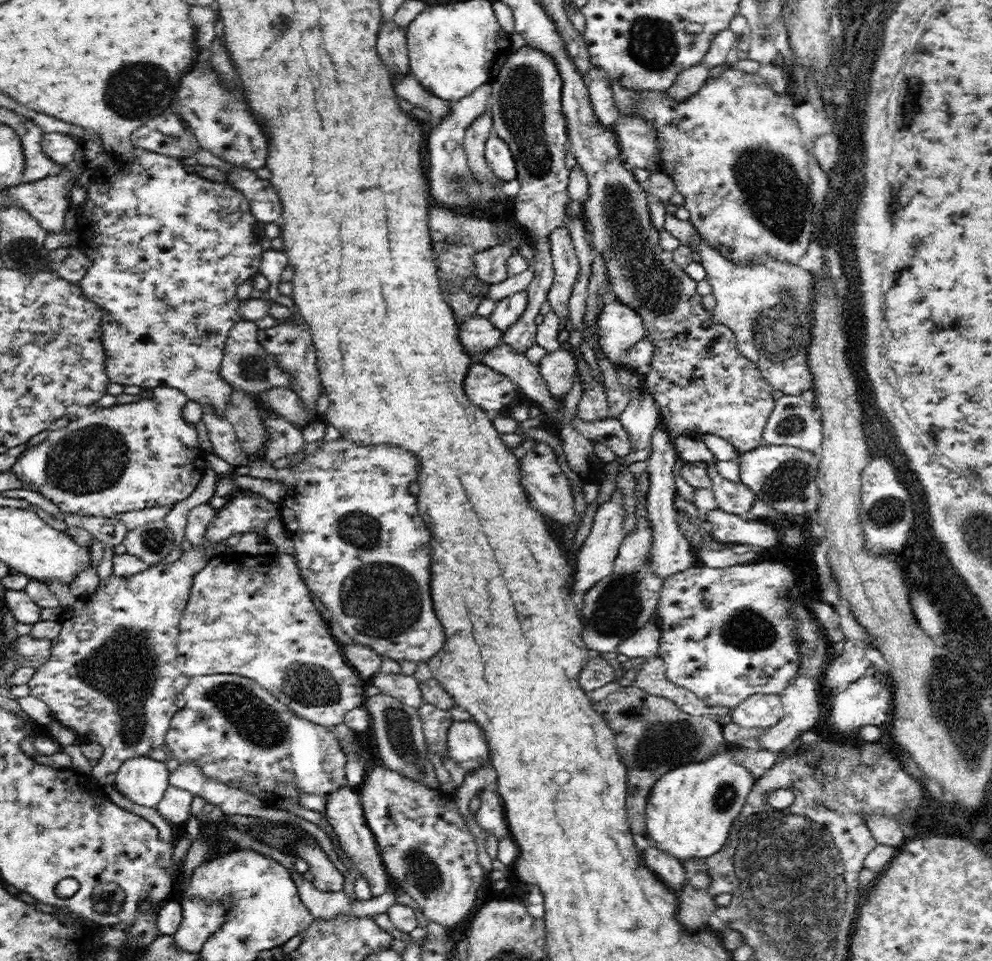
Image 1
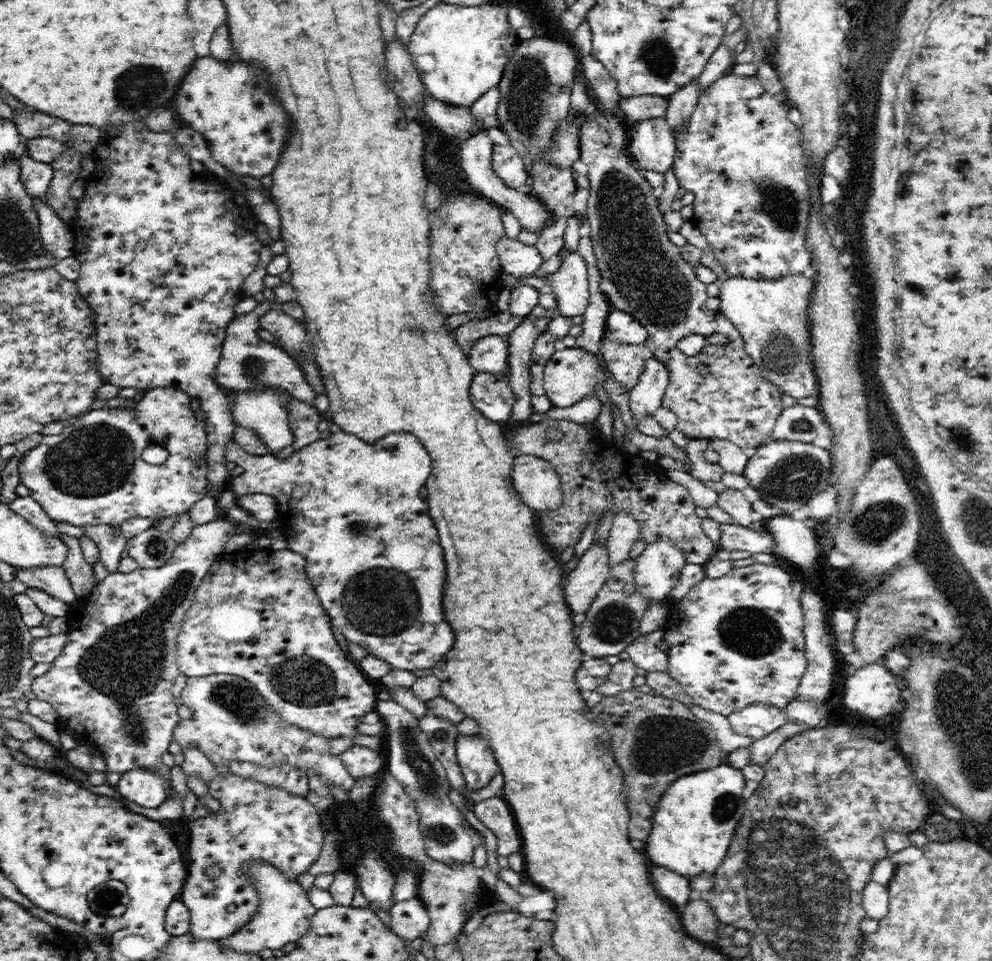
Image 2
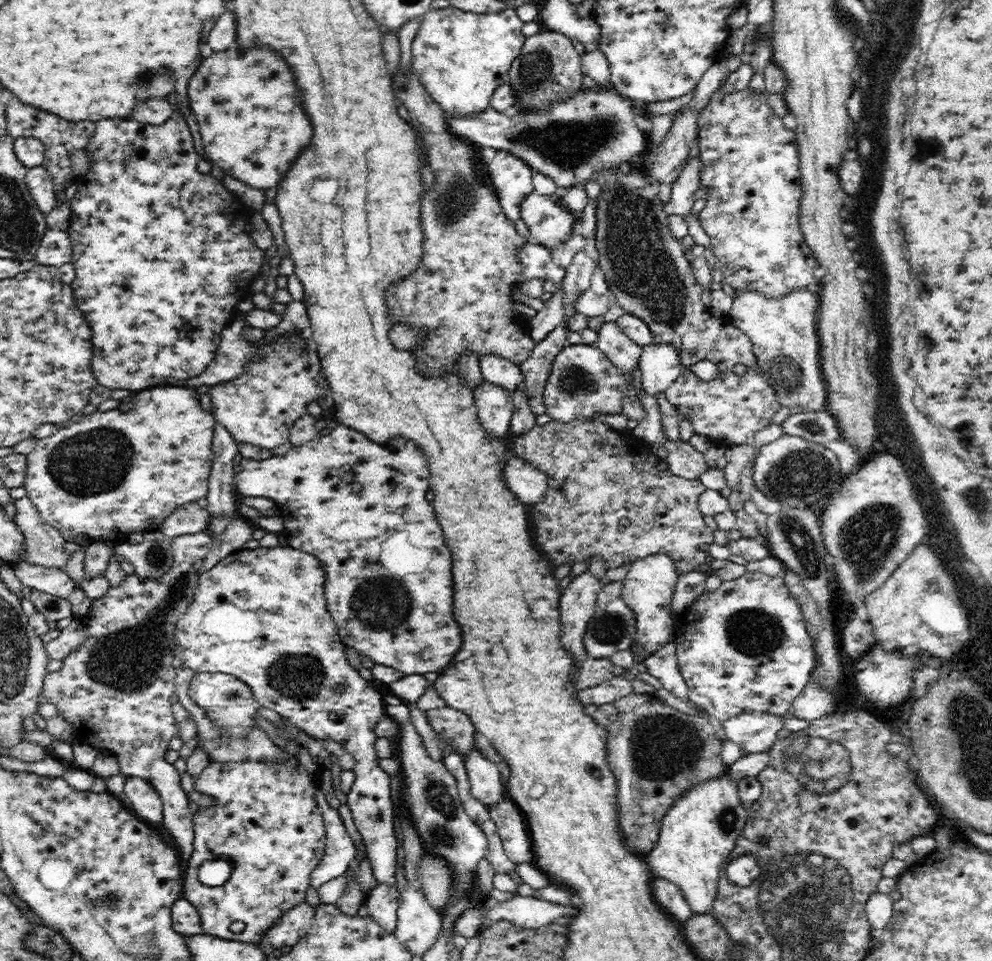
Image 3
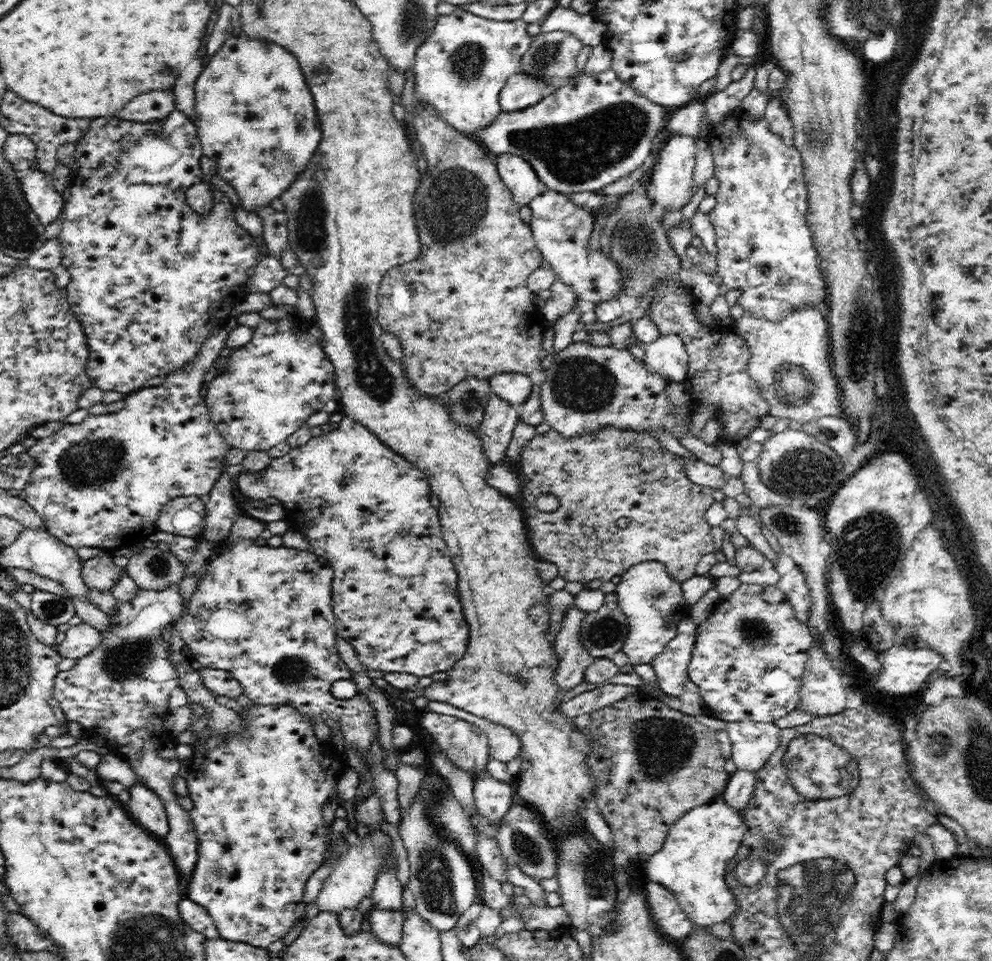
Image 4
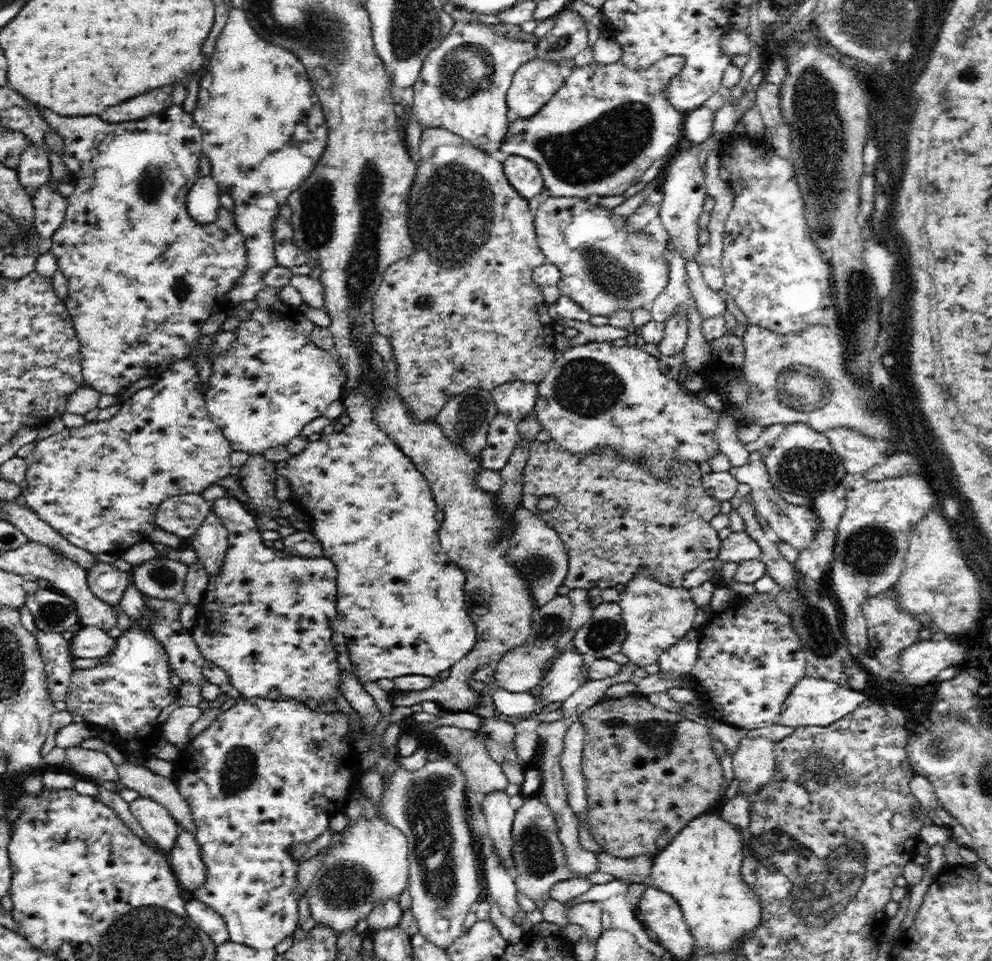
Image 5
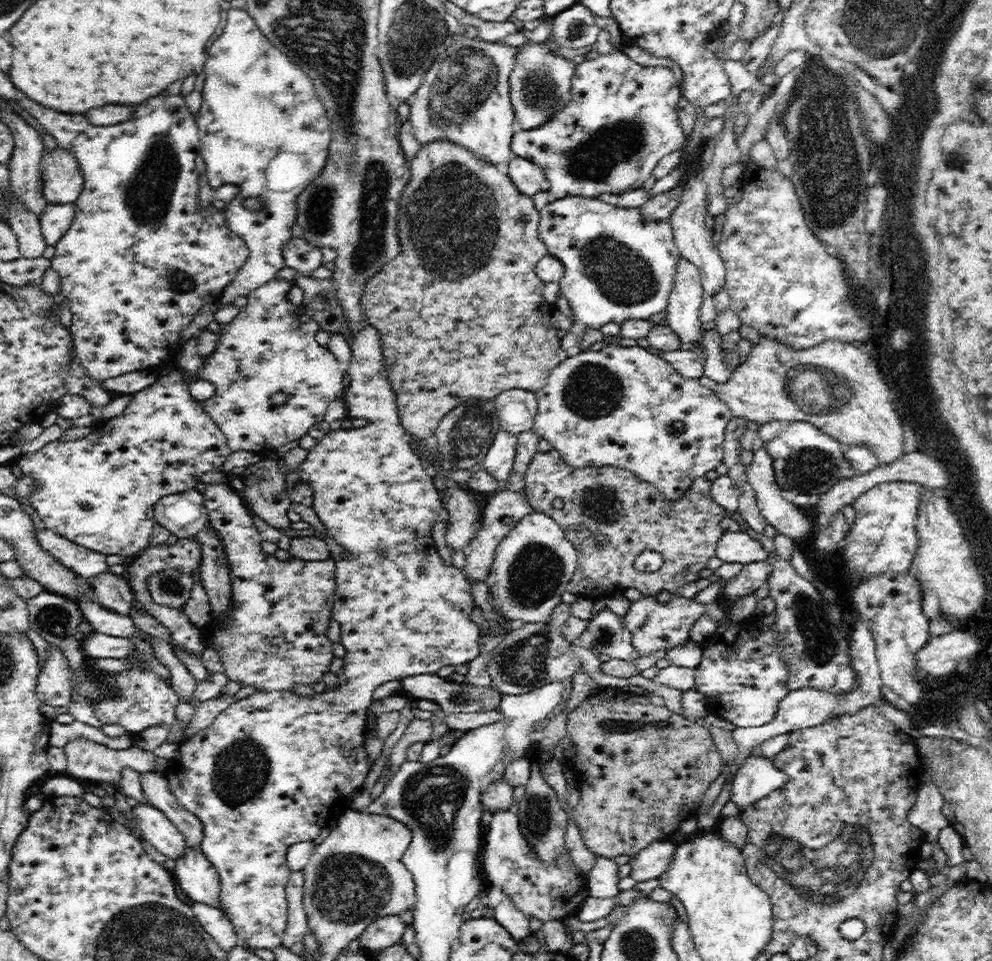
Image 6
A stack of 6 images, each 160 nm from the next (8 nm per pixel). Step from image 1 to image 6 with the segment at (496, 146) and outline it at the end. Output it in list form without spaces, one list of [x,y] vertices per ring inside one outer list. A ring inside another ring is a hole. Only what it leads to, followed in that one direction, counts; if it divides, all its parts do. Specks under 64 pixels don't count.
[[[514,156],[508,164],[509,175],[514,186],[528,196],[537,192],[546,192],[550,188],[545,172],[536,163],[518,156]]]

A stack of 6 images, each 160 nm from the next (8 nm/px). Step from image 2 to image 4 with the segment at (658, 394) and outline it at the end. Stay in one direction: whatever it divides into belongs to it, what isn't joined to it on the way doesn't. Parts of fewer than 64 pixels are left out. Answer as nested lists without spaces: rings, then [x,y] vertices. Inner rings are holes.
[[[677,332],[661,334],[654,342],[643,346],[645,361],[671,381],[685,382],[690,358],[683,338]]]

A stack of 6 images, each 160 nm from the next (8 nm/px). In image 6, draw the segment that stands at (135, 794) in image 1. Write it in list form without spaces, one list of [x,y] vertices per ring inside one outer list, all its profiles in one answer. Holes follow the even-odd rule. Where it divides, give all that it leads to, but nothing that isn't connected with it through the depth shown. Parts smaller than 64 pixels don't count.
[[[139,804],[132,809],[133,816],[141,828],[142,838],[152,844],[160,854],[178,862],[187,852],[184,835],[168,820],[168,817],[152,805]]]

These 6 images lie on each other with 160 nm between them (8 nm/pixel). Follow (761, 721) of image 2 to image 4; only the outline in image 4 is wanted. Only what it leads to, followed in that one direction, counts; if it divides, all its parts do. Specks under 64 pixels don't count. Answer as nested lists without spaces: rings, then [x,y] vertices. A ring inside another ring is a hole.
[[[752,721],[727,723],[732,742],[732,763],[736,770],[756,774],[778,748],[780,729],[774,723]]]

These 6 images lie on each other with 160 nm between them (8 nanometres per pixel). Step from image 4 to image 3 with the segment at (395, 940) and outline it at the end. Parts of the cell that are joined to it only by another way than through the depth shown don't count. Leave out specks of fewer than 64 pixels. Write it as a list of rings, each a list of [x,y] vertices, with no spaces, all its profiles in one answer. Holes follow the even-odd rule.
[[[377,886],[365,899],[369,918],[386,933],[394,935],[398,924],[399,893],[397,890],[387,890],[386,886]]]

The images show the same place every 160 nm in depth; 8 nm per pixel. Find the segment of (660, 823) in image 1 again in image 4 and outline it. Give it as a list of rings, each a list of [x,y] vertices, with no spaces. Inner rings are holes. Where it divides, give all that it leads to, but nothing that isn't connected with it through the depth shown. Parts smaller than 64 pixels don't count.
[[[721,794],[708,805],[689,810],[670,829],[665,845],[645,860],[646,879],[670,890],[696,929],[707,930],[712,924],[736,921],[742,903],[726,881],[726,870],[738,854],[745,834],[742,815],[726,805]]]

